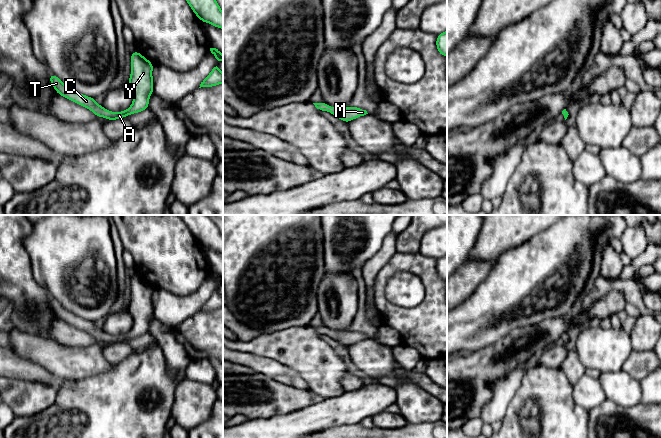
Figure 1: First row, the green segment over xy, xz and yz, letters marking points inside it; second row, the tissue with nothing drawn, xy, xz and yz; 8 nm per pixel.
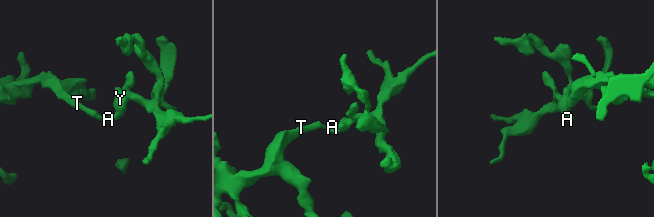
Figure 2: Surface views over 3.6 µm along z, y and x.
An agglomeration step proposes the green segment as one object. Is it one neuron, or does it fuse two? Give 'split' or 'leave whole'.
leave whole

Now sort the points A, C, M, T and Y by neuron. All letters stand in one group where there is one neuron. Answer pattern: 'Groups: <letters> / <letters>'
Groups: A C M T Y

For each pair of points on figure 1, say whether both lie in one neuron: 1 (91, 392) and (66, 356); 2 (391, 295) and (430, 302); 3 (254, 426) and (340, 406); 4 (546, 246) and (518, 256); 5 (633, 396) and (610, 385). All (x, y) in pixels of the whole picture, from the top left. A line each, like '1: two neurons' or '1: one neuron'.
1: two neurons
2: two neurons
3: one neuron
4: one neuron
5: one neuron

